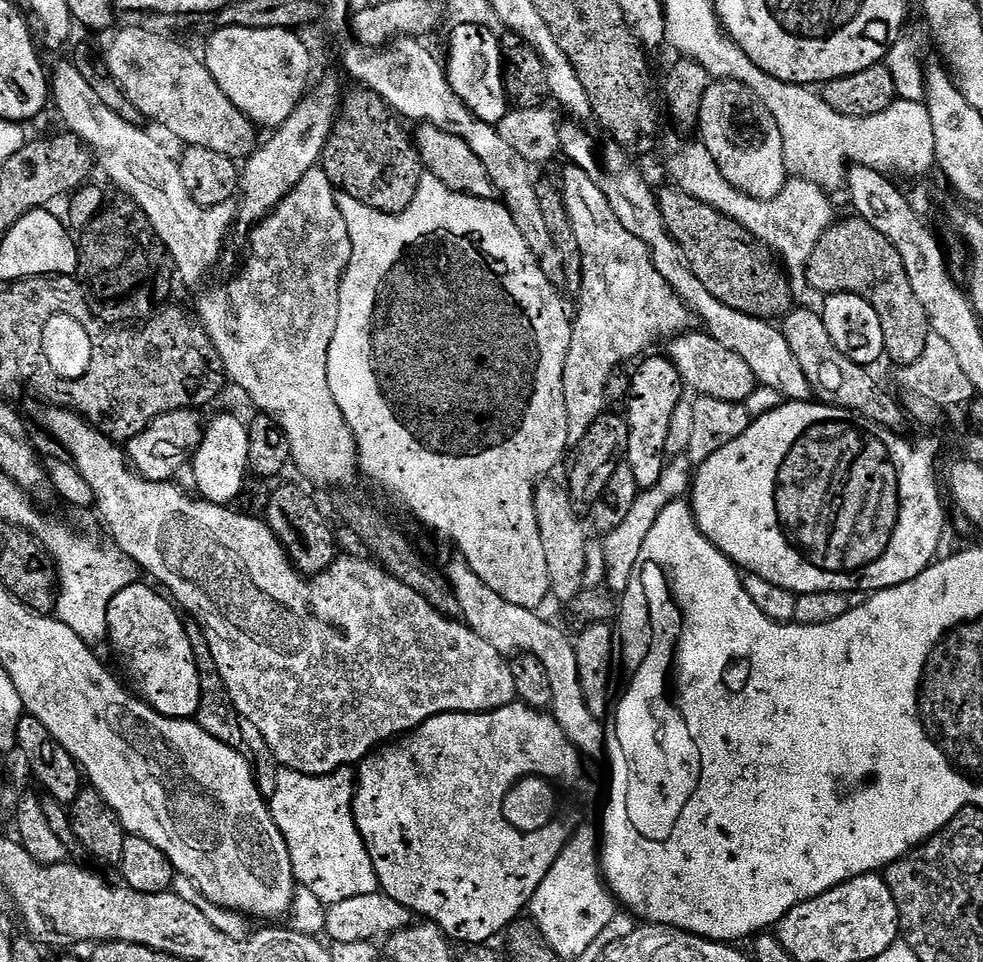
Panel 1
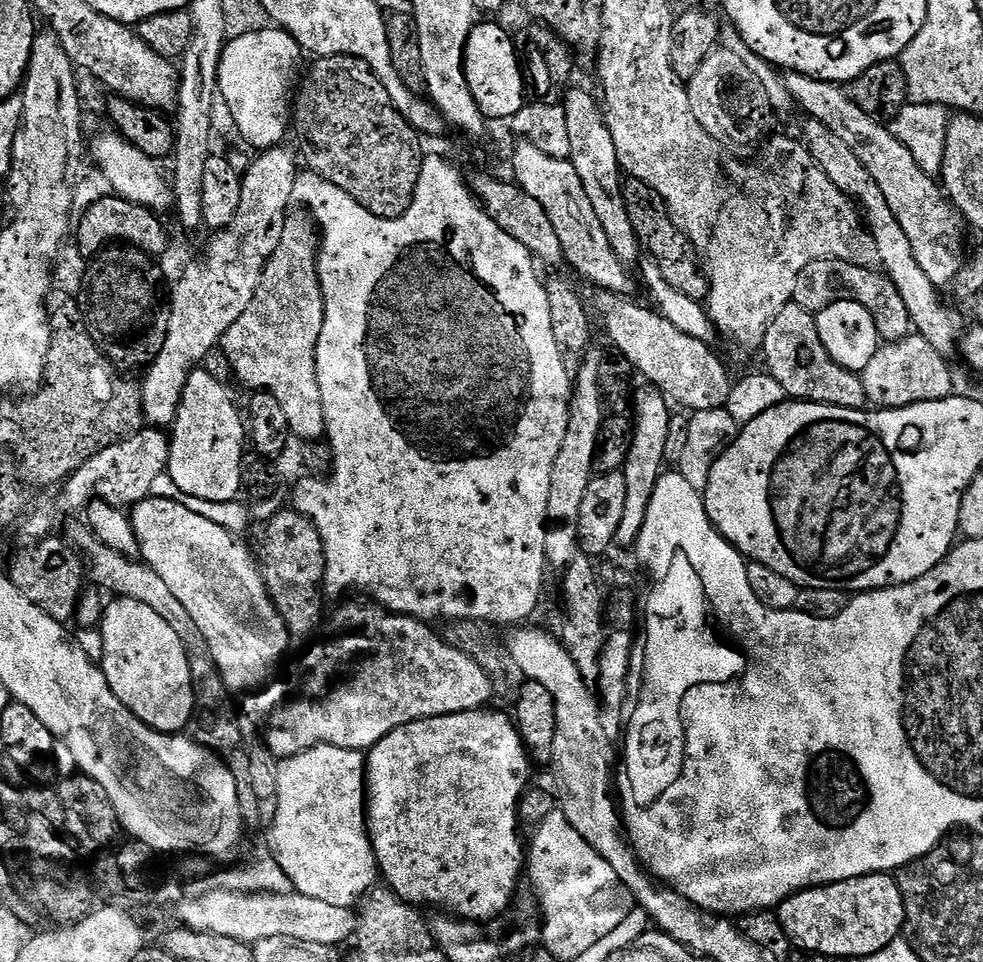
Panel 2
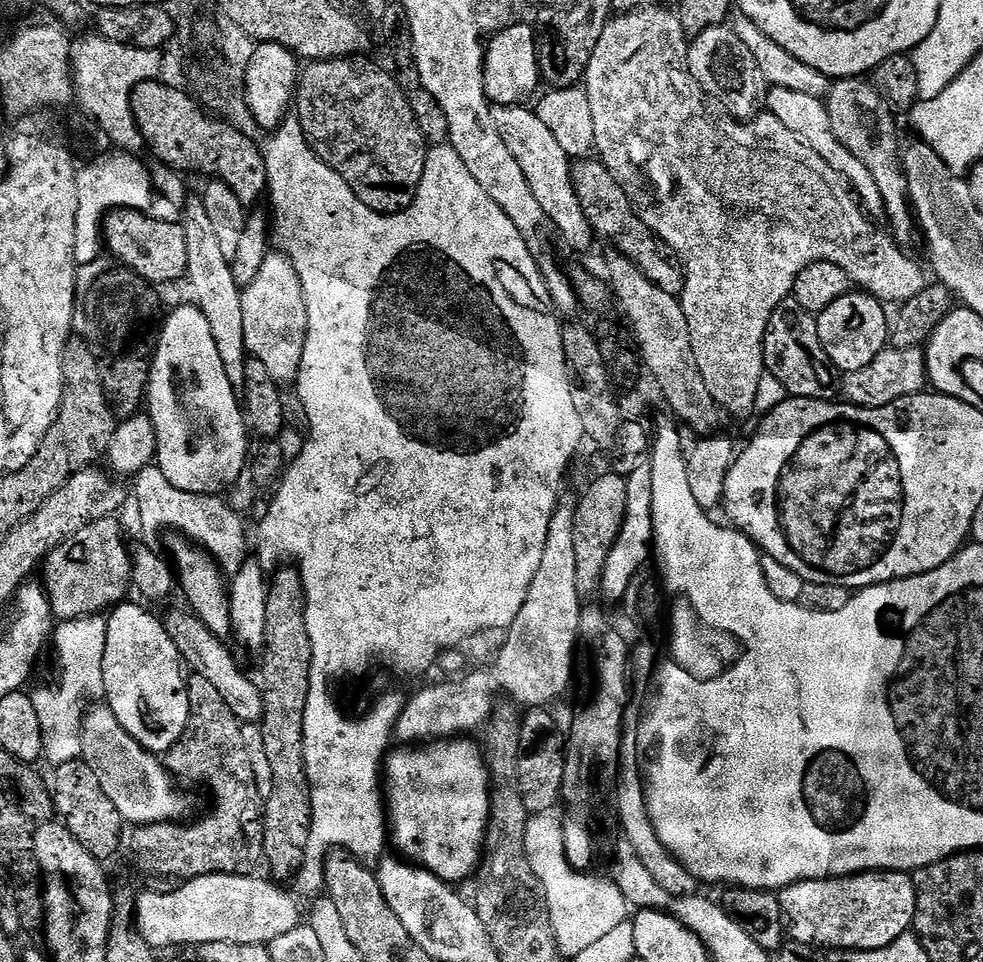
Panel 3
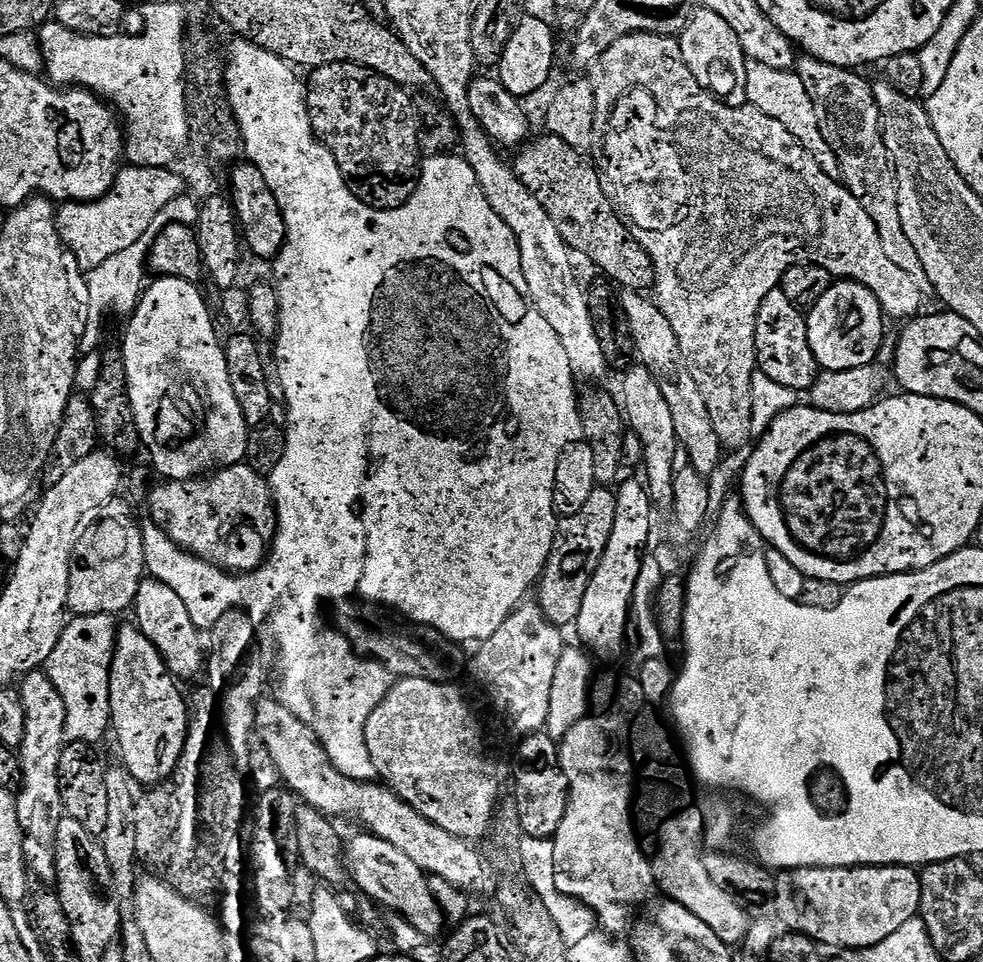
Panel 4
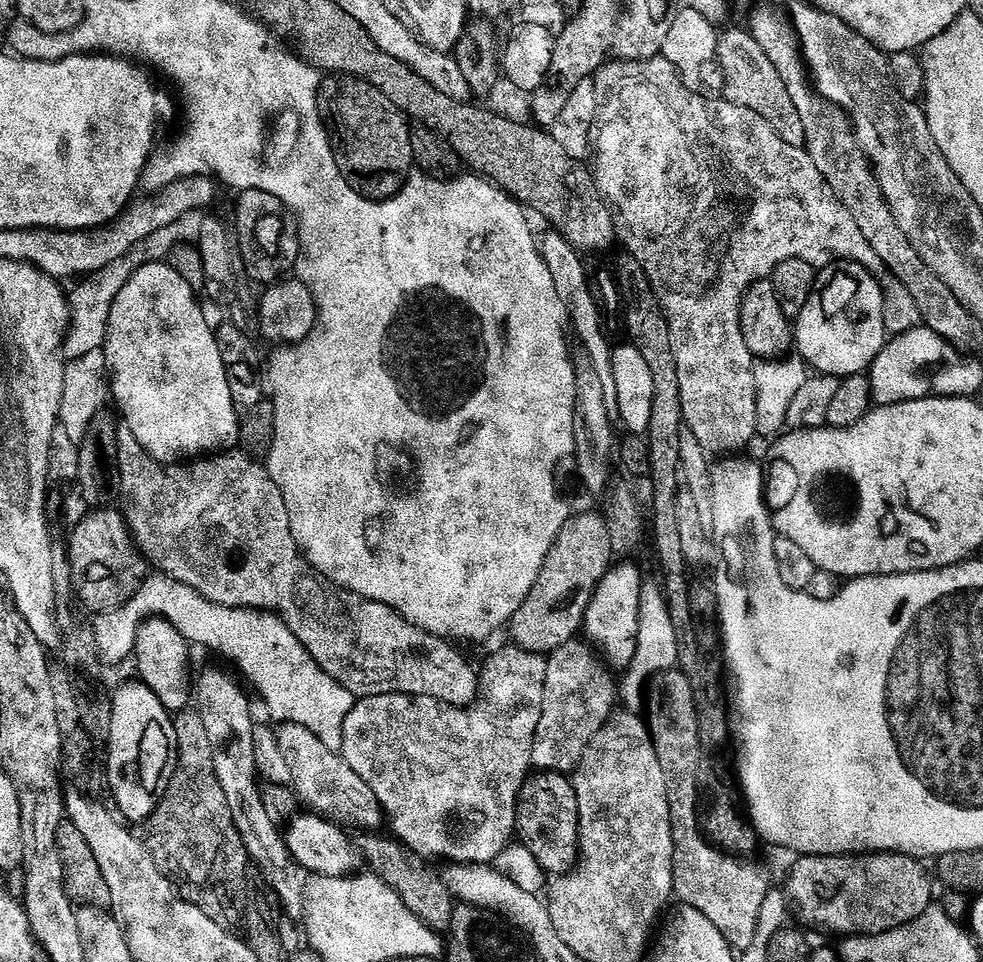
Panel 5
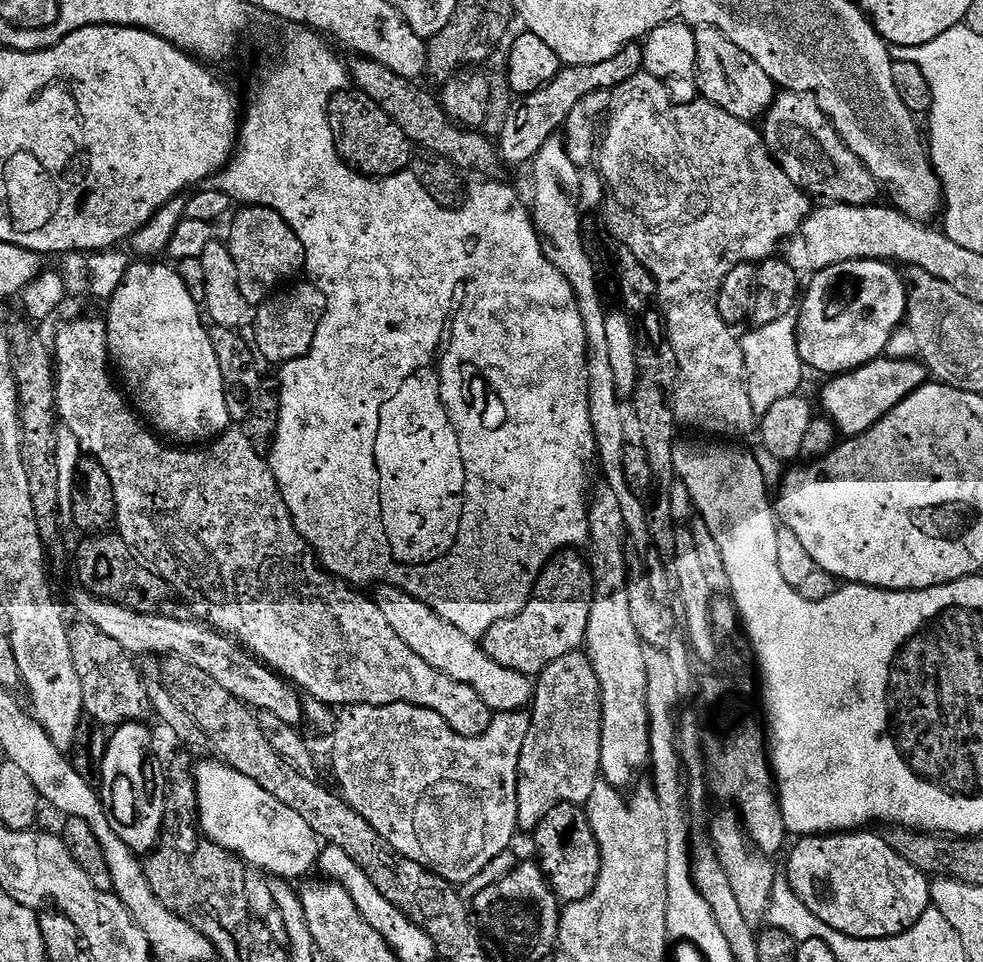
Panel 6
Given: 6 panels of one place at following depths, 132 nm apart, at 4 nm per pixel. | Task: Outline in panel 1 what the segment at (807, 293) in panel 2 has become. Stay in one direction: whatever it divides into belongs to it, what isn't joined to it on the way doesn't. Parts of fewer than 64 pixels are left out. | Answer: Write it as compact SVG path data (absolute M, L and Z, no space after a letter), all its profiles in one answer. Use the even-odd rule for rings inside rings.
M837 219L826 234L818 238L818 246L814 246L814 254L810 254L806 265L808 284L814 291L828 296L845 292L870 302L878 314L878 322L882 322L887 359L892 359L896 366L918 362L926 351L930 325L926 306L918 302L910 287L910 274L906 274L906 266L902 266L902 254L898 254L894 242L890 242L886 234L878 234L870 222L851 219Z

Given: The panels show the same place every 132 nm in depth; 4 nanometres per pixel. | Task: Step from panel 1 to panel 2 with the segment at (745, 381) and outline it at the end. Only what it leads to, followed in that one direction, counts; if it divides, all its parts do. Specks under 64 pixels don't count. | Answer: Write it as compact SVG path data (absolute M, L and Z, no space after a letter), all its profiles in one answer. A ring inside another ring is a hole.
M603 290L597 291L595 293L596 296L596 308L594 304L594 312L597 317L598 315L604 319L604 328L608 331L608 336L612 339L612 344L614 347L617 348L619 355L623 357L623 359L627 360L629 364L632 365L633 369L637 373L640 372L642 375L645 376L647 383L649 385L655 386L660 389L661 392L664 393L665 396L668 397L669 401L673 405L681 404L679 406L681 409L687 410L689 413L693 412L701 412L702 410L714 410L715 408L723 408L728 403L728 399L730 398L730 390L732 389L732 385L734 383L734 376L731 376L728 373L728 368L726 365L720 361L720 356L718 353L715 352L714 349L711 348L711 343L708 340L699 340L698 338L694 338L690 334L684 334L682 330L678 330L678 326L674 326L674 322L670 322L666 317L660 315L659 311L653 310L651 307L643 308L640 304L635 304L632 300L627 300L629 297L627 295L621 294L619 292L605 292Z

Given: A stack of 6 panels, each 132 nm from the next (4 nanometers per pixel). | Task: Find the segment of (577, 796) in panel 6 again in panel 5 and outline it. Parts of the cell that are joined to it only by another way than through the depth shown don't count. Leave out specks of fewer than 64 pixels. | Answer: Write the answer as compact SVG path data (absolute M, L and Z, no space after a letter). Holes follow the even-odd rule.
M579 639L558 646L547 653L546 659L542 710L532 739L530 764L542 772L571 774L594 734L617 707L618 684L615 679L612 681L613 673L607 663Z

